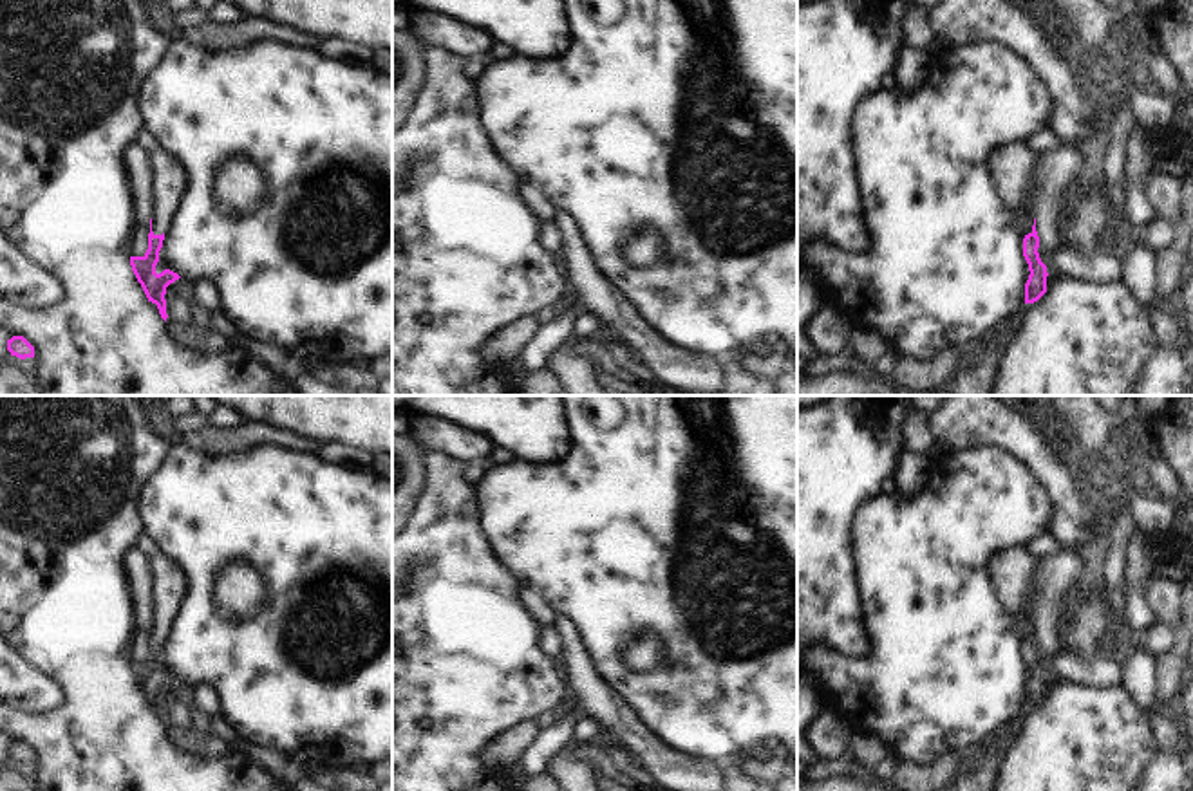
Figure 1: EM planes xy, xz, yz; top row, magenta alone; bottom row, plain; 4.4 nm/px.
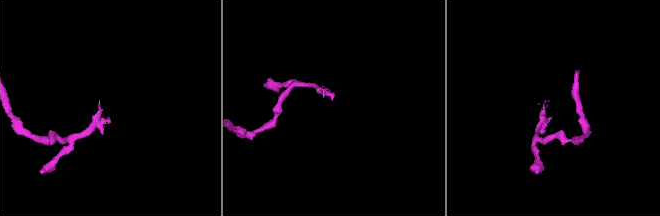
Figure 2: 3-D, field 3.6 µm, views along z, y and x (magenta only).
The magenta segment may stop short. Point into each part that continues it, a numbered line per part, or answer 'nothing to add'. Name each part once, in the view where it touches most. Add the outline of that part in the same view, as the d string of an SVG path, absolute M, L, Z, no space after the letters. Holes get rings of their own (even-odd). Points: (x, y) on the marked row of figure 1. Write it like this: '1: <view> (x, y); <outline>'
1: xy (169, 181); M155 148L148 154L152 168L152 231L154 235L163 235L184 193L186 177L179 161Z

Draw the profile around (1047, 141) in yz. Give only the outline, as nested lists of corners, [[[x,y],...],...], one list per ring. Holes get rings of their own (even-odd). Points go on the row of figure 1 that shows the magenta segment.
[[[1045,128],[1032,137],[1029,137],[1023,144],[1027,144],[1036,154],[1054,154],[1066,146],[1066,143],[1050,128]]]

